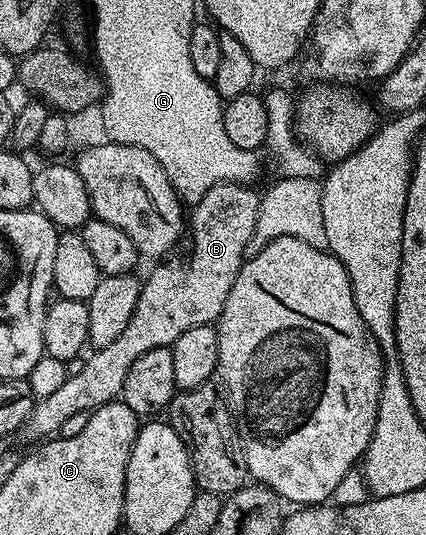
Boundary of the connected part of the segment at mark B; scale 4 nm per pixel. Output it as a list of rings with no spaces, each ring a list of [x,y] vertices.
[[[218,184],[213,186],[213,190],[209,190],[200,198],[189,212],[189,240],[191,236],[191,253],[187,256],[187,264],[163,264],[167,262],[159,262],[155,269],[148,274],[147,280],[142,281],[139,297],[137,298],[137,306],[133,306],[133,318],[129,318],[129,322],[125,325],[125,330],[121,330],[121,335],[117,337],[114,342],[109,342],[109,346],[92,351],[91,357],[80,366],[79,369],[72,371],[68,375],[67,381],[59,387],[57,391],[48,396],[40,396],[36,399],[35,405],[31,407],[29,418],[25,418],[21,429],[21,436],[27,440],[35,440],[34,442],[43,442],[48,438],[54,437],[58,433],[61,422],[65,422],[72,414],[81,414],[86,412],[88,414],[95,411],[95,409],[105,406],[106,404],[118,401],[123,394],[123,383],[125,382],[125,374],[129,374],[129,370],[133,366],[133,362],[137,362],[137,358],[141,358],[141,354],[145,354],[154,348],[166,348],[175,343],[177,338],[181,338],[181,334],[185,334],[185,330],[193,330],[193,326],[201,326],[202,324],[214,325],[218,321],[221,310],[225,306],[225,298],[229,298],[229,290],[233,290],[233,282],[237,282],[237,274],[241,270],[244,259],[247,256],[247,247],[249,246],[249,238],[253,238],[253,226],[257,226],[257,210],[259,209],[260,193],[254,192],[254,187],[245,184]]]

